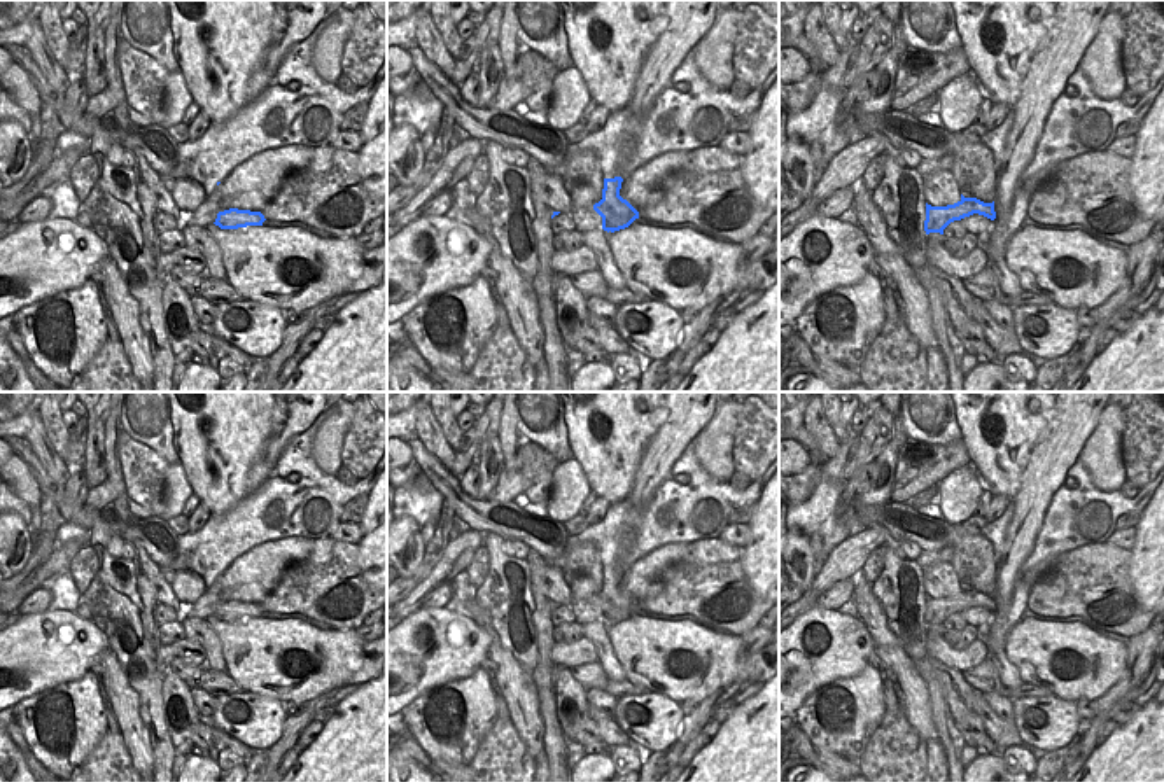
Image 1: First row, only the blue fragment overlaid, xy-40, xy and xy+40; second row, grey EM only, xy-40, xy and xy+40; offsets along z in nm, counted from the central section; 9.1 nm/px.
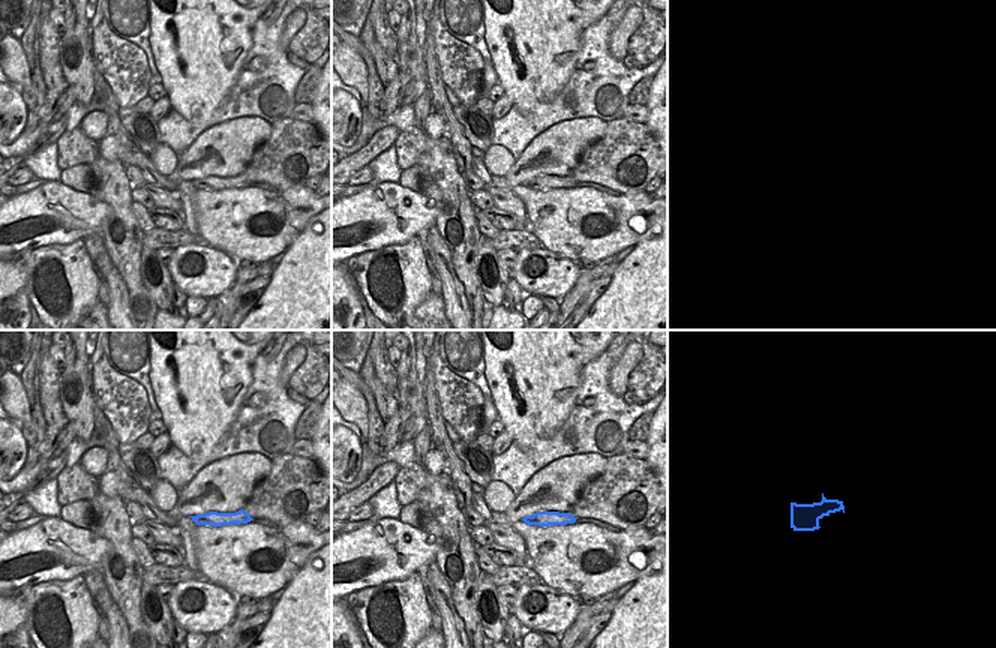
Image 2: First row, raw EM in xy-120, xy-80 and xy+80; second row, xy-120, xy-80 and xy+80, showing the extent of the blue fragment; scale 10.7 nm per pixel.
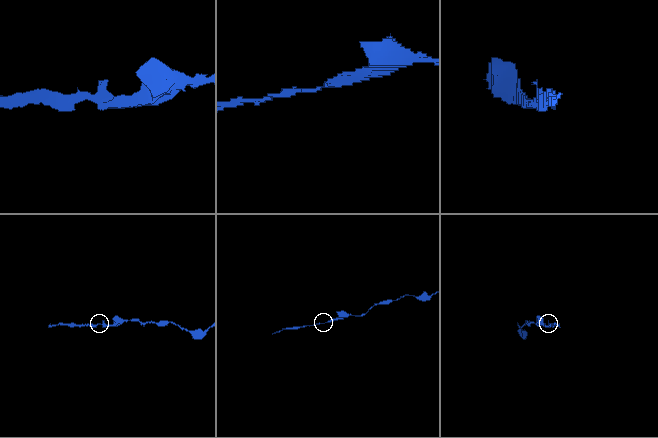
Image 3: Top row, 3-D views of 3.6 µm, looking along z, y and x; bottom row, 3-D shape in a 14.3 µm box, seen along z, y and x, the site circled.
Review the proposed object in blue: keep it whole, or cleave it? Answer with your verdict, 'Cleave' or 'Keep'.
Keep

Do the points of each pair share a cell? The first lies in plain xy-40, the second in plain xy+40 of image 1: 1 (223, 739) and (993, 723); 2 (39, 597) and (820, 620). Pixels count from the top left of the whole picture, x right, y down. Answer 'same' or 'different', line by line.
1: same
2: different

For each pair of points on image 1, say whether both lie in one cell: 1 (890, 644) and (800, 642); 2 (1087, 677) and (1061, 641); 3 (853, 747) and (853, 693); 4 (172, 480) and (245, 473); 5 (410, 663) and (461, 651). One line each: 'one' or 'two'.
1: two
2: one
3: one
4: two
5: one

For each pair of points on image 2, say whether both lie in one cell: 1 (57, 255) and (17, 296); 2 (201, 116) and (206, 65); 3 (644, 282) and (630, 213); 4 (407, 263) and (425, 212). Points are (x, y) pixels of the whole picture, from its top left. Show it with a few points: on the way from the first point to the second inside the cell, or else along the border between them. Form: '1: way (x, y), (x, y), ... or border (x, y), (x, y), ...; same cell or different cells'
1: border (23, 263), (27, 299), (32, 305); different cells
2: way (201, 104), (201, 77); same cell
3: border (651, 222), (635, 246); different cells
4: border (416, 234), (404, 243), (390, 243), (383, 248); different cells

